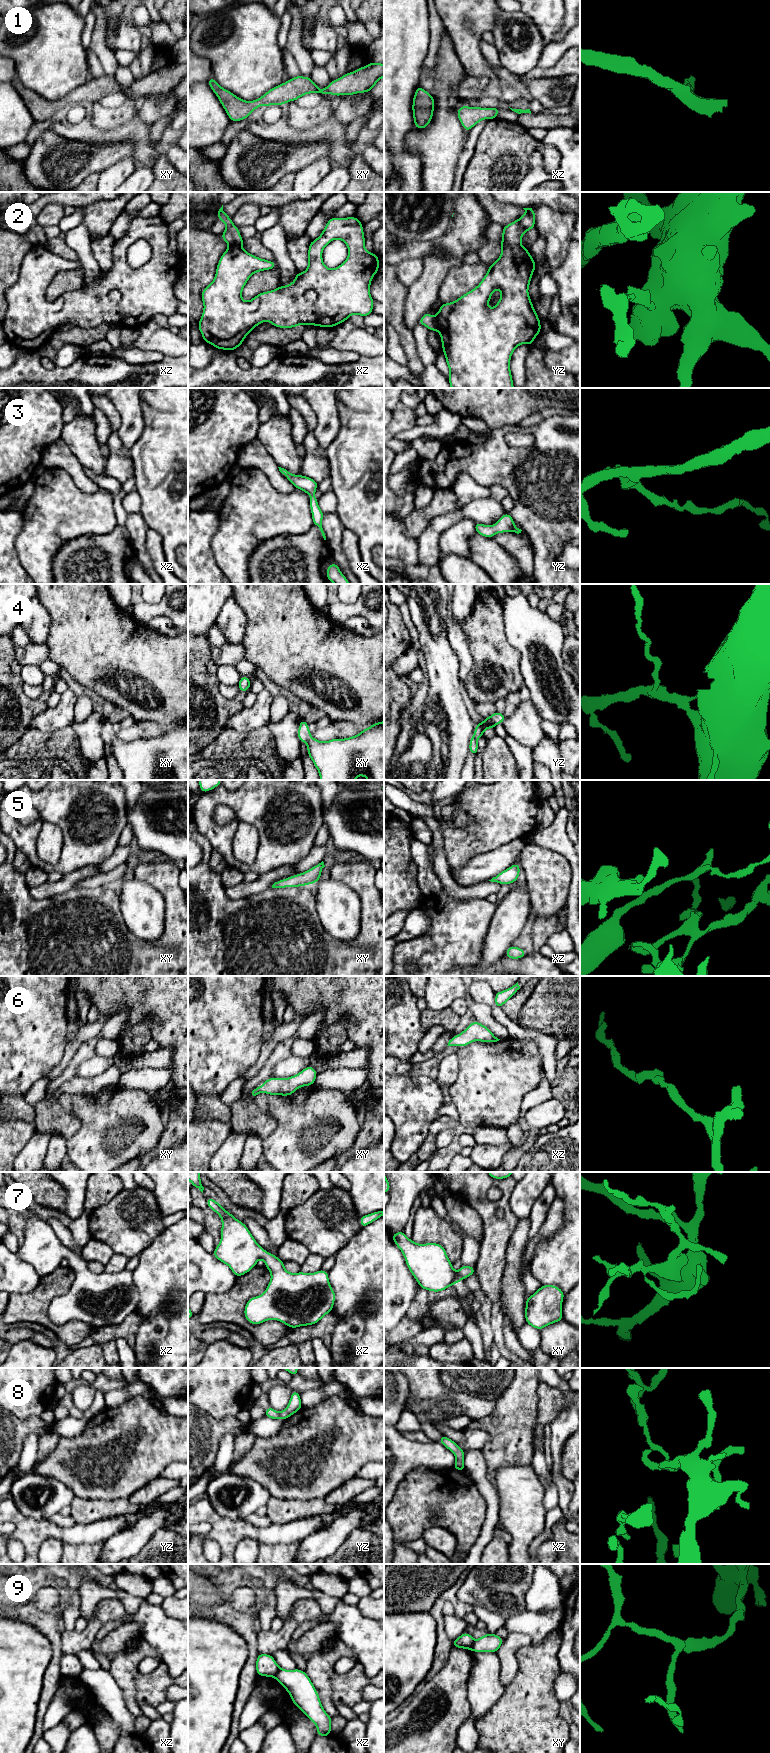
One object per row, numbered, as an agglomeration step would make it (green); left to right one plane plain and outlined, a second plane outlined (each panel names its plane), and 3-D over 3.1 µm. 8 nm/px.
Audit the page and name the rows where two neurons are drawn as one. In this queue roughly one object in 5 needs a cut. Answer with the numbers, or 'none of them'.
2, 9

